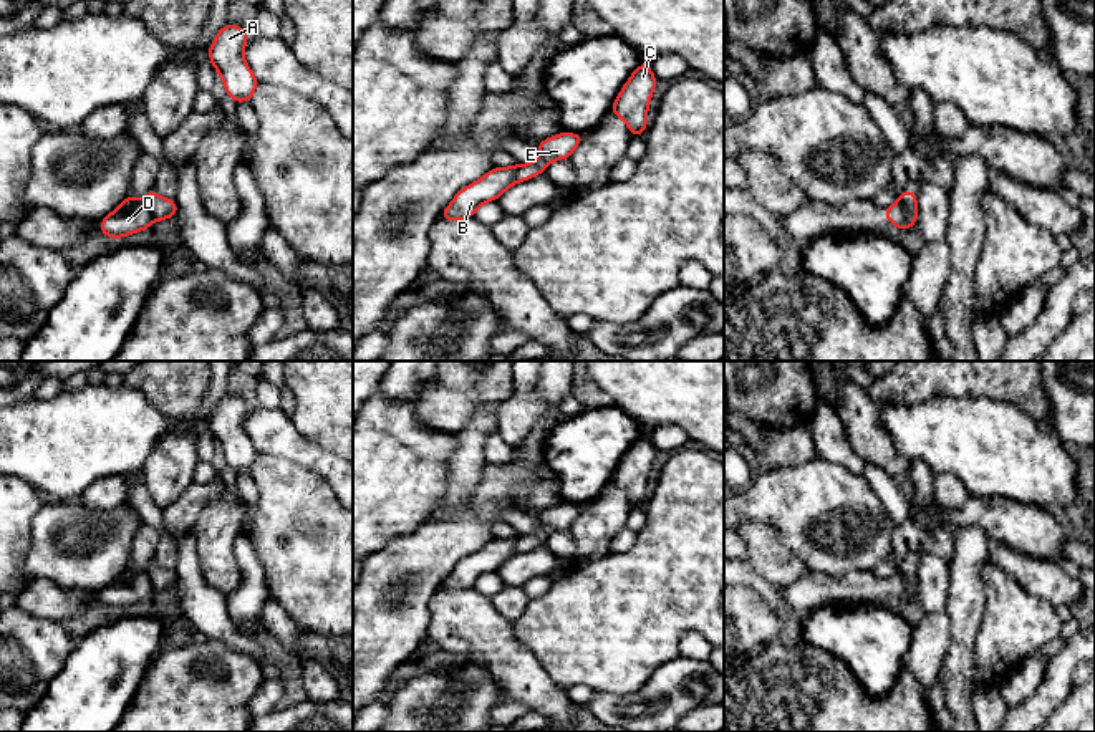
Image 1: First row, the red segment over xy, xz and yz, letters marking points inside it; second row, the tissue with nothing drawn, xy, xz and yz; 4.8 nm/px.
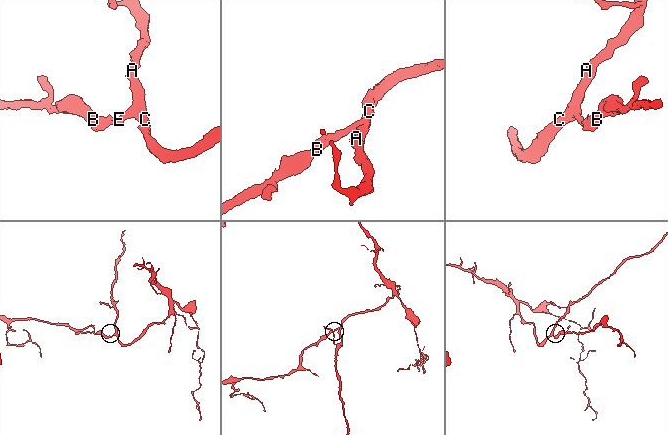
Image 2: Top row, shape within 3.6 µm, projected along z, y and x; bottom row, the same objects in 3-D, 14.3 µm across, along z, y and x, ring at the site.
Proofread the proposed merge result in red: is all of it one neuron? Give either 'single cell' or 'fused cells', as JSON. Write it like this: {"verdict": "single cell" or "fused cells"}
{"verdict": "fused cells"}

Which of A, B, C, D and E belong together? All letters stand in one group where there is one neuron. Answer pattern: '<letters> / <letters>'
A C E / B D

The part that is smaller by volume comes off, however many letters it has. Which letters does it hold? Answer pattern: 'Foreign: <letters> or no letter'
Foreign: B, D

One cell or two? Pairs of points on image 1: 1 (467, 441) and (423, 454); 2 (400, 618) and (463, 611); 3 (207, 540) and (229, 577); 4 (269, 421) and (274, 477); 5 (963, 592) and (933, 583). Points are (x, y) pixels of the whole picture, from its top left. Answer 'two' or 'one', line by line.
1: two
2: two
3: one
4: two
5: two

